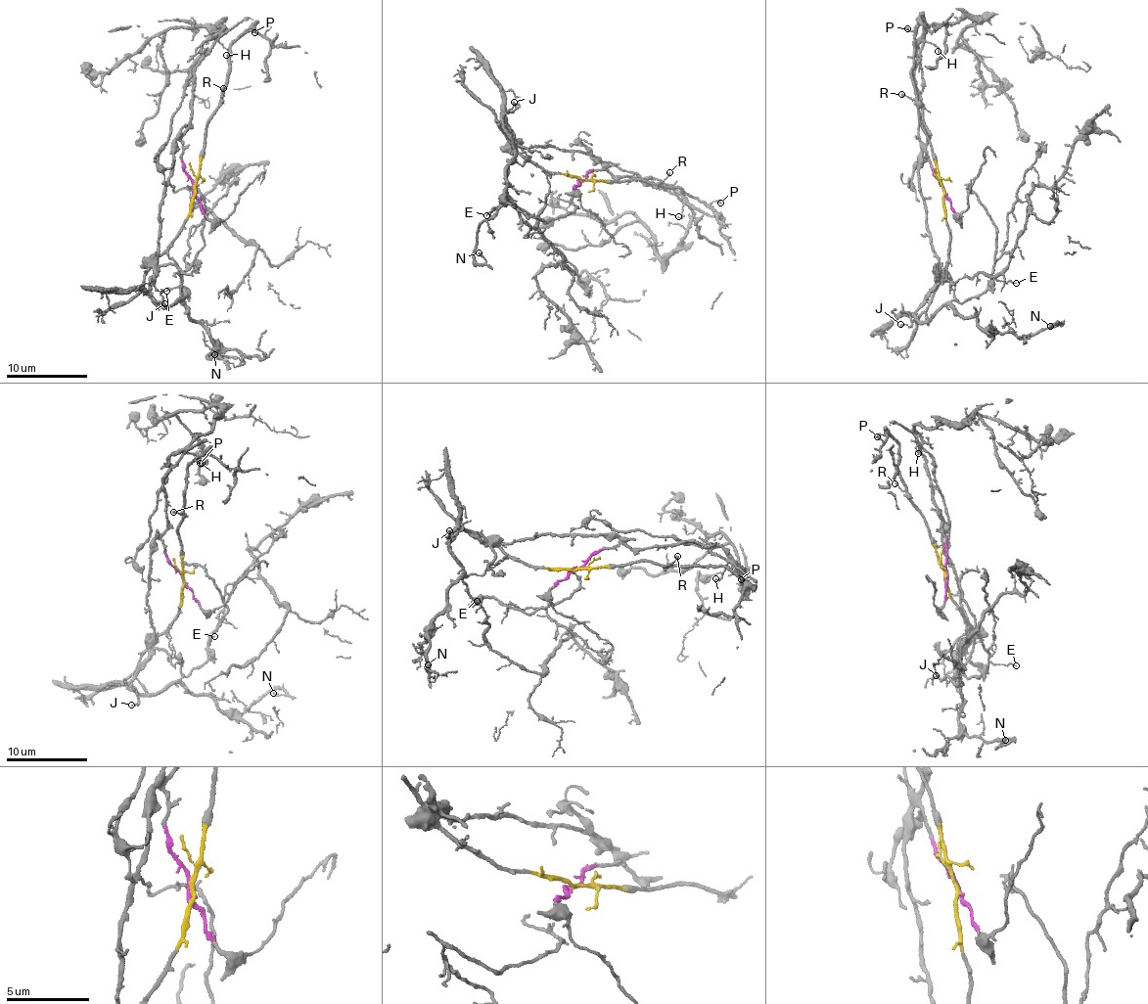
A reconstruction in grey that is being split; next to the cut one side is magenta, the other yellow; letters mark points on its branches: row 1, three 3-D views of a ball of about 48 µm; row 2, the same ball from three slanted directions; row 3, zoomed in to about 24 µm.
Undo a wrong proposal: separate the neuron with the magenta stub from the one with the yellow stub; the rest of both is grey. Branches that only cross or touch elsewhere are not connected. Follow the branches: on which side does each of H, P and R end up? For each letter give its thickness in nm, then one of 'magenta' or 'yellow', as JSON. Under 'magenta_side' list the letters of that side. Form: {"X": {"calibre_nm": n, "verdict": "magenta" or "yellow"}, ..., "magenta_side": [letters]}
{"H": {"calibre_nm": 130, "verdict": "magenta"}, "P": {"calibre_nm": 140, "verdict": "yellow"}, "R": {"calibre_nm": 130, "verdict": "yellow"}, "magenta_side": ["H"]}

